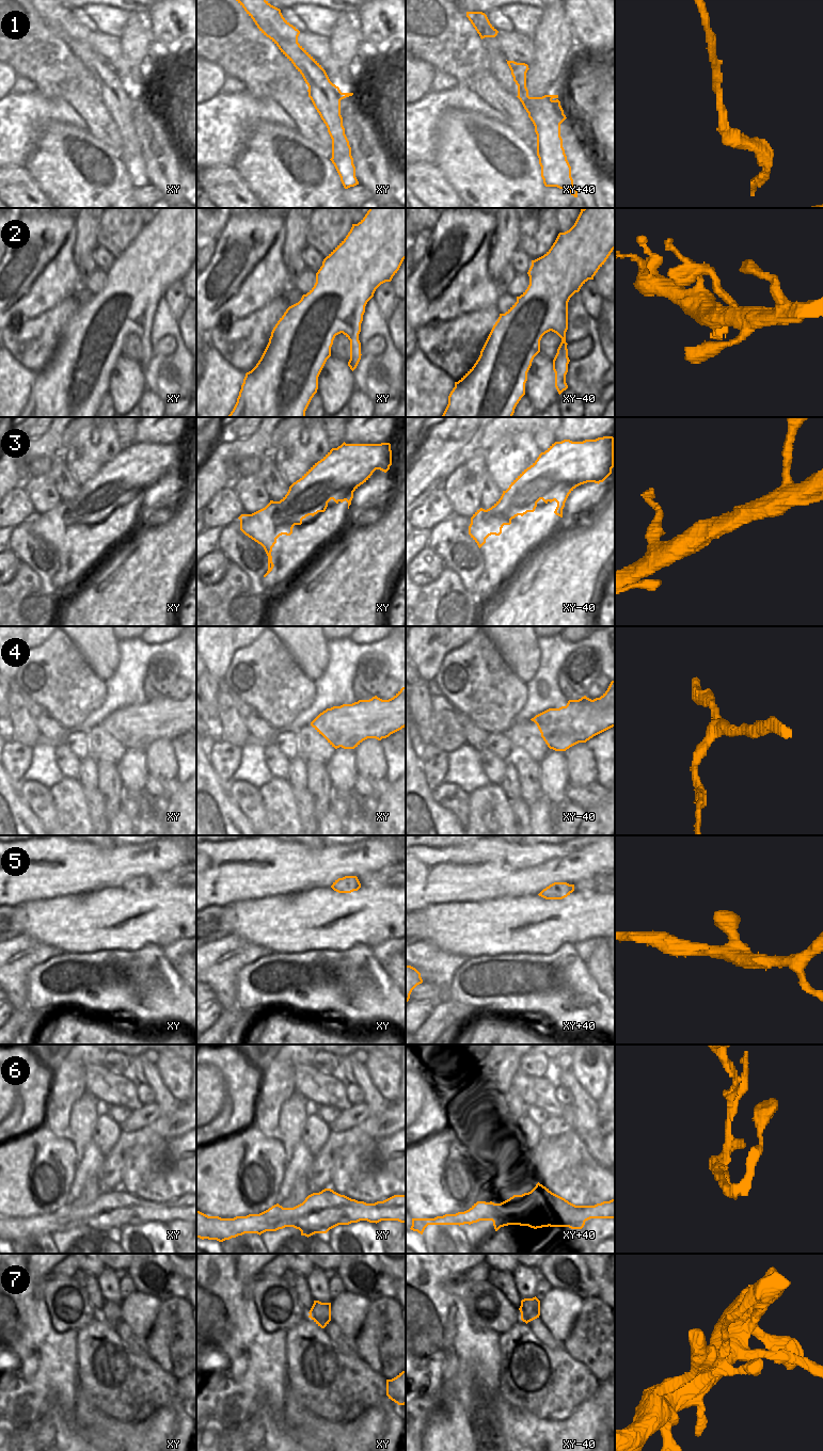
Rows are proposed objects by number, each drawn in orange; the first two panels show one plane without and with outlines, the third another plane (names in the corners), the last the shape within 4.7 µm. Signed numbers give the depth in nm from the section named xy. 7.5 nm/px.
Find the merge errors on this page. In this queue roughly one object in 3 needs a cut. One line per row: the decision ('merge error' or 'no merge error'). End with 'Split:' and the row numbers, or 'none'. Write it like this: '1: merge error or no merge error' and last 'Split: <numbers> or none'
1: no merge error
2: no merge error
3: no merge error
4: merge error
5: no merge error
6: merge error
7: merge error
Split: 4, 6, 7

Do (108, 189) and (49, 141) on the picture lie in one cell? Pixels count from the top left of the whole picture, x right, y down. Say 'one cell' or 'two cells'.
one cell

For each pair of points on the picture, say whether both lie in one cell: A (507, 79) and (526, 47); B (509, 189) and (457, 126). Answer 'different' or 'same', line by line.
A: different
B: same

